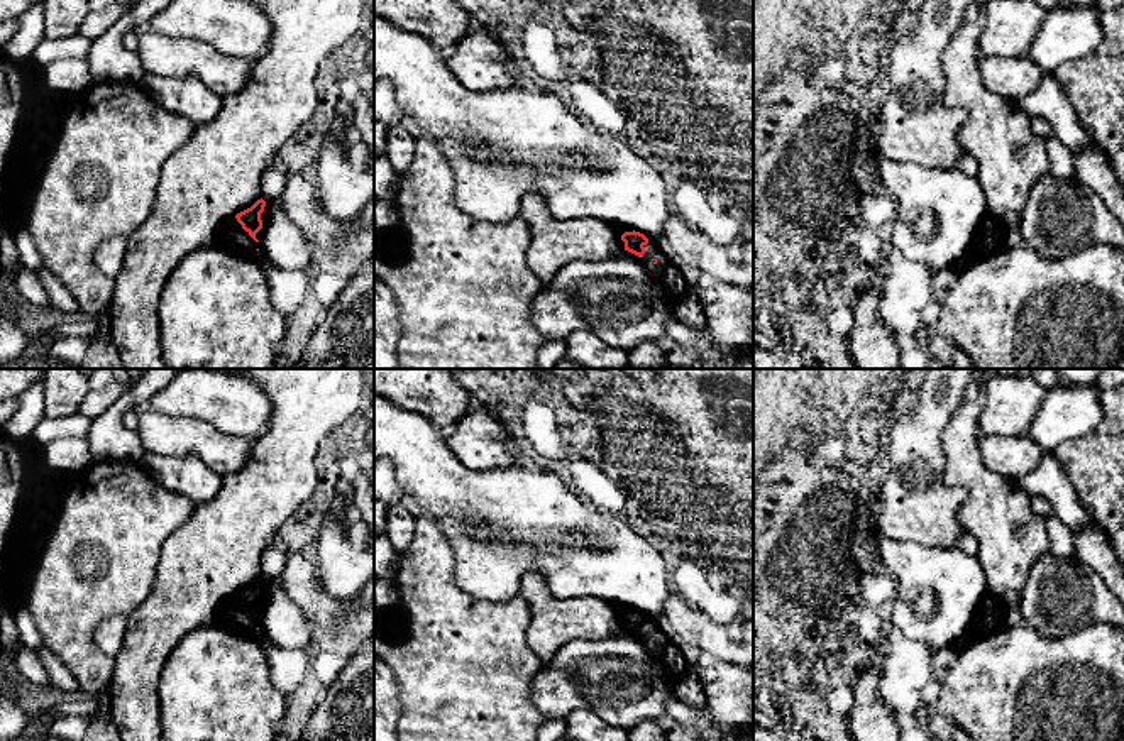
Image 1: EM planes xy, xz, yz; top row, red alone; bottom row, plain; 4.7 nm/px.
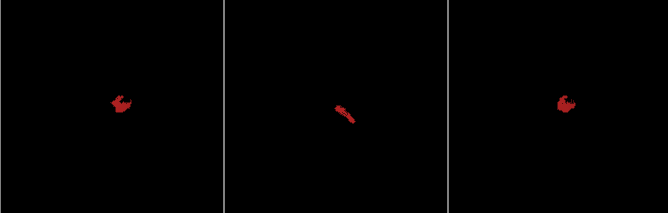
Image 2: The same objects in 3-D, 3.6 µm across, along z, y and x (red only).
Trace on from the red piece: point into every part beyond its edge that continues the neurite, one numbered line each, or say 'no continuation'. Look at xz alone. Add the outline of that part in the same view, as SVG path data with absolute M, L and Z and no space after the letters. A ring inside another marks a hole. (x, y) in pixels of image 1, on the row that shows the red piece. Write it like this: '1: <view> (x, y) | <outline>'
1: xz (667, 274) | M657 259L653 264L653 277L664 288L670 306L675 306L691 291L679 269L665 259Z

